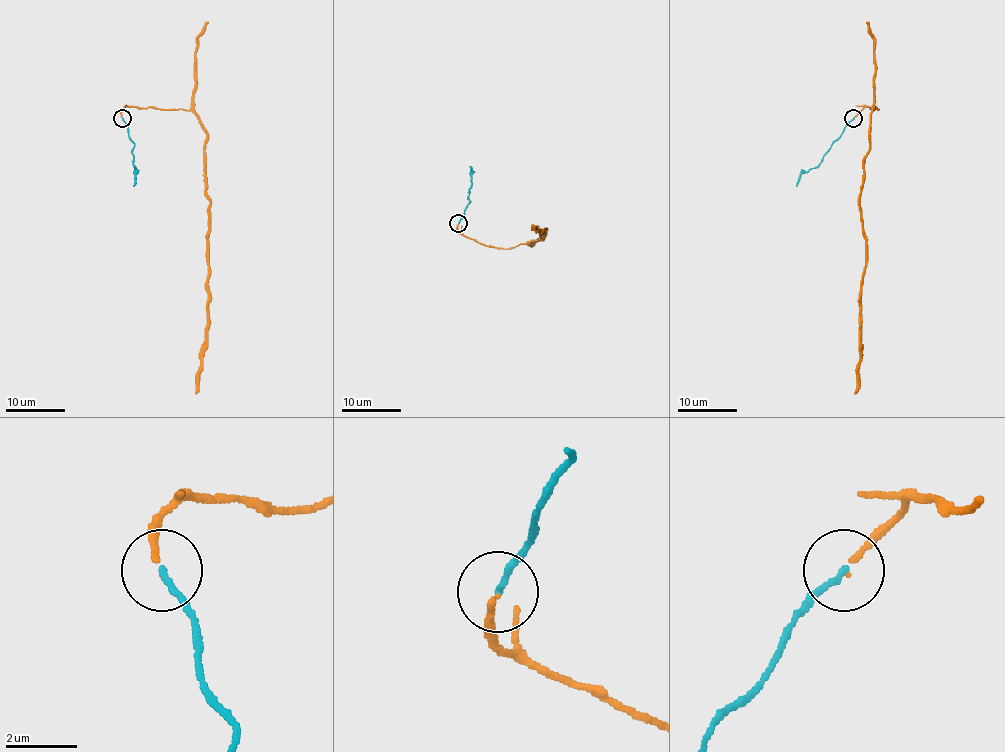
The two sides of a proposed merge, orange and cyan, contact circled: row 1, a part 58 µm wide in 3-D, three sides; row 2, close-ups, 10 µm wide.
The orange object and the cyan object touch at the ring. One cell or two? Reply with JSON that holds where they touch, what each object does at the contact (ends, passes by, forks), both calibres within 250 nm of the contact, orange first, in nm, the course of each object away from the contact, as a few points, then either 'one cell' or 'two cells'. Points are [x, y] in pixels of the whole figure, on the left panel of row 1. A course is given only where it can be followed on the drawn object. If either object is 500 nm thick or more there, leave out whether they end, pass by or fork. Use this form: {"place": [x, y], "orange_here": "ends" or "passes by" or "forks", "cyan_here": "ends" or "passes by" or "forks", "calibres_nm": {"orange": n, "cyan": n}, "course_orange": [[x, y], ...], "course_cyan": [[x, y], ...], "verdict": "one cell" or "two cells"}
{"place": [122, 118], "orange_here": "ends", "cyan_here": "ends", "calibres_nm": {"orange": 130, "cyan": 170}, "course_orange": [[122, 118], [122, 110], [126, 107], [189, 110], [206, 133], [207, 348], [195, 394]], "course_cyan": [[122, 118], [133, 143], [133, 186]], "verdict": "one cell"}

